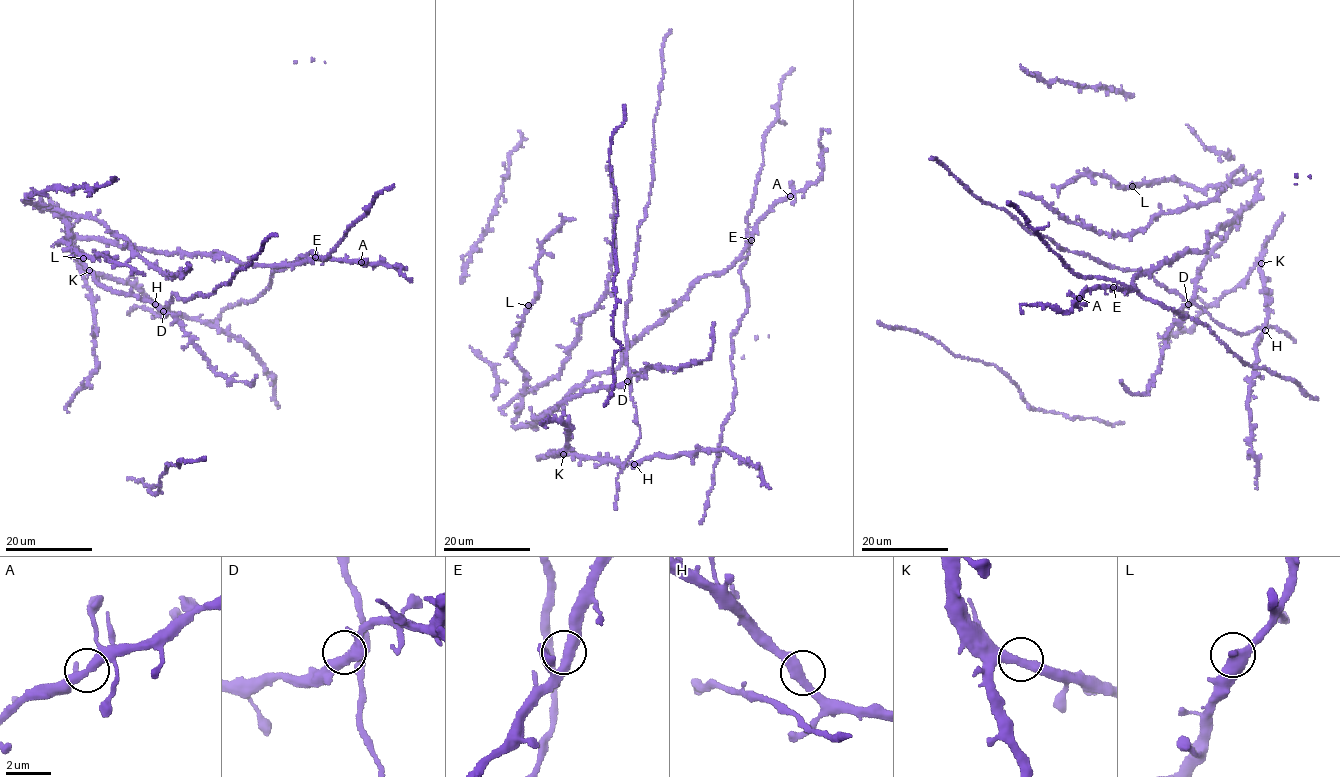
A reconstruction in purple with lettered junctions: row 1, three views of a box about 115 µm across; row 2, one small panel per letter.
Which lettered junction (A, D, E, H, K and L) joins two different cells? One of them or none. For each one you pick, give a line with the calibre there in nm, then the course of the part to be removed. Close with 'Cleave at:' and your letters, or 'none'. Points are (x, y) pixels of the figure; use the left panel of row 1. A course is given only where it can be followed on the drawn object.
Cleave at: none

